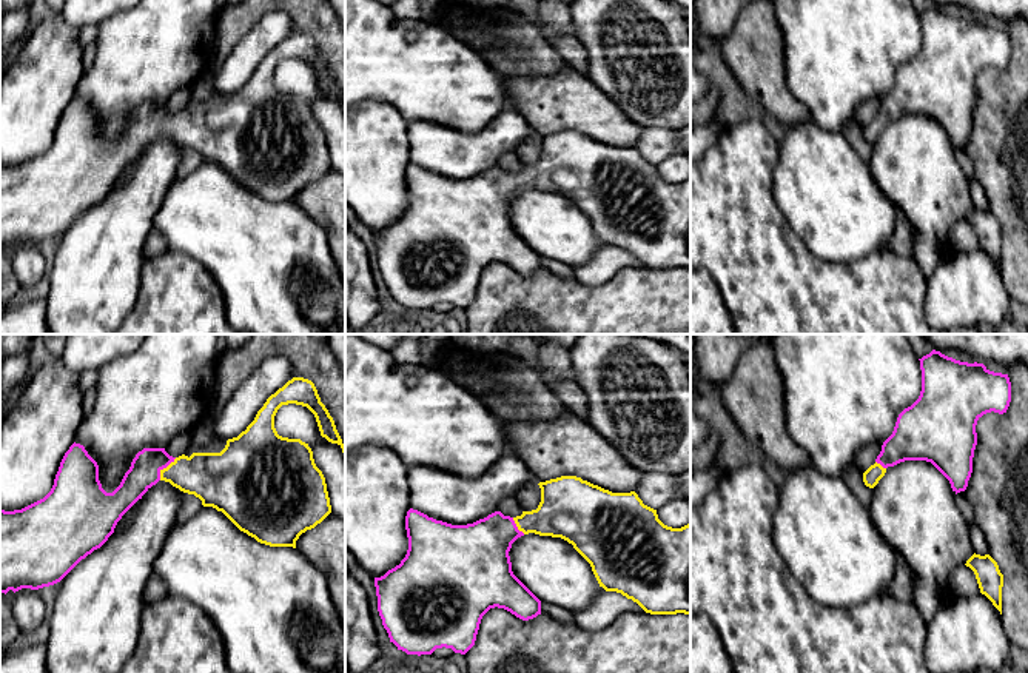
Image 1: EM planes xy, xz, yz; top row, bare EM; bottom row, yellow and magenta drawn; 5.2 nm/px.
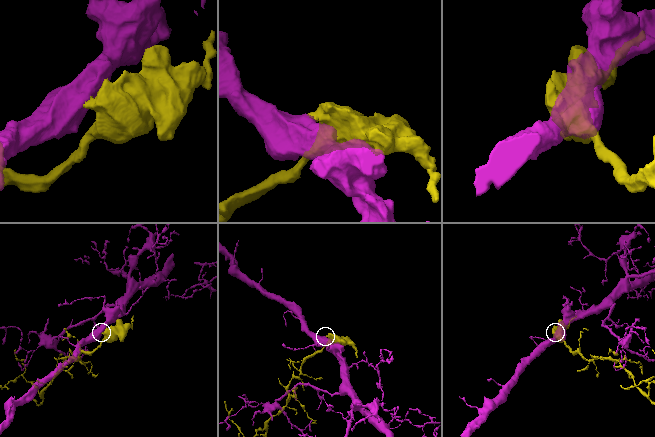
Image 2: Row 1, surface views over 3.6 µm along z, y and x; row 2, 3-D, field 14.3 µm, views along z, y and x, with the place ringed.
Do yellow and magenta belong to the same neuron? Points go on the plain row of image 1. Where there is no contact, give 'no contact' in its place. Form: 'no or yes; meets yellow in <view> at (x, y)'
yes; meets yellow in xy at (164, 123)

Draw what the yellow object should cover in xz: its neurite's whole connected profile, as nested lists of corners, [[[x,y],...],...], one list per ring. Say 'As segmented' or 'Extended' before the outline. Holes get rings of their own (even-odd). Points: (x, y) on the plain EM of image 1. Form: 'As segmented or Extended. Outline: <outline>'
Extended. Outline: [[[561,131],[538,140],[538,163],[516,172],[495,166],[473,179],[452,180],[413,163],[407,166],[407,209],[399,220],[375,233],[378,266],[398,305],[421,311],[445,302],[465,310],[475,300],[481,274],[490,263],[504,263],[522,276],[541,270],[541,256],[513,229],[509,211],[512,199],[529,188],[561,193],[572,199],[590,219],[600,242],[621,248],[646,268],[690,270],[690,179],[681,183],[667,182],[658,174],[657,165],[644,160],[635,146],[612,148],[576,131]]]

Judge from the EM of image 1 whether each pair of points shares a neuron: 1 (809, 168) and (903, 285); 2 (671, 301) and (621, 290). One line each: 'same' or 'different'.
1: different
2: same

